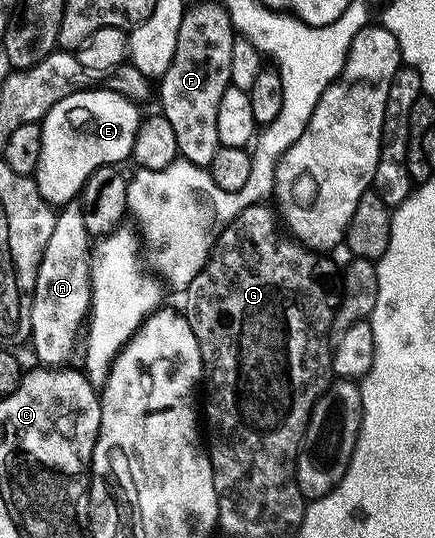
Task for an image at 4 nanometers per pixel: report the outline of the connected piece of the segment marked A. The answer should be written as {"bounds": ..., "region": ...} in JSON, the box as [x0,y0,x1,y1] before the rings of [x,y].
{"bounds":[31,201,93,365],"region":[[[74,201],[62,206],[56,212],[57,220],[55,221],[55,229],[51,229],[51,238],[47,240],[47,249],[43,249],[43,261],[39,261],[39,273],[35,277],[35,293],[31,301],[31,344],[33,343],[33,351],[37,354],[36,362],[41,365],[65,365],[70,361],[73,353],[73,338],[77,335],[77,325],[86,320],[89,314],[89,308],[93,301],[93,286],[91,285],[91,277],[89,276],[89,264],[91,262],[91,236],[87,229],[87,221],[85,220],[85,209],[80,202]]]}

